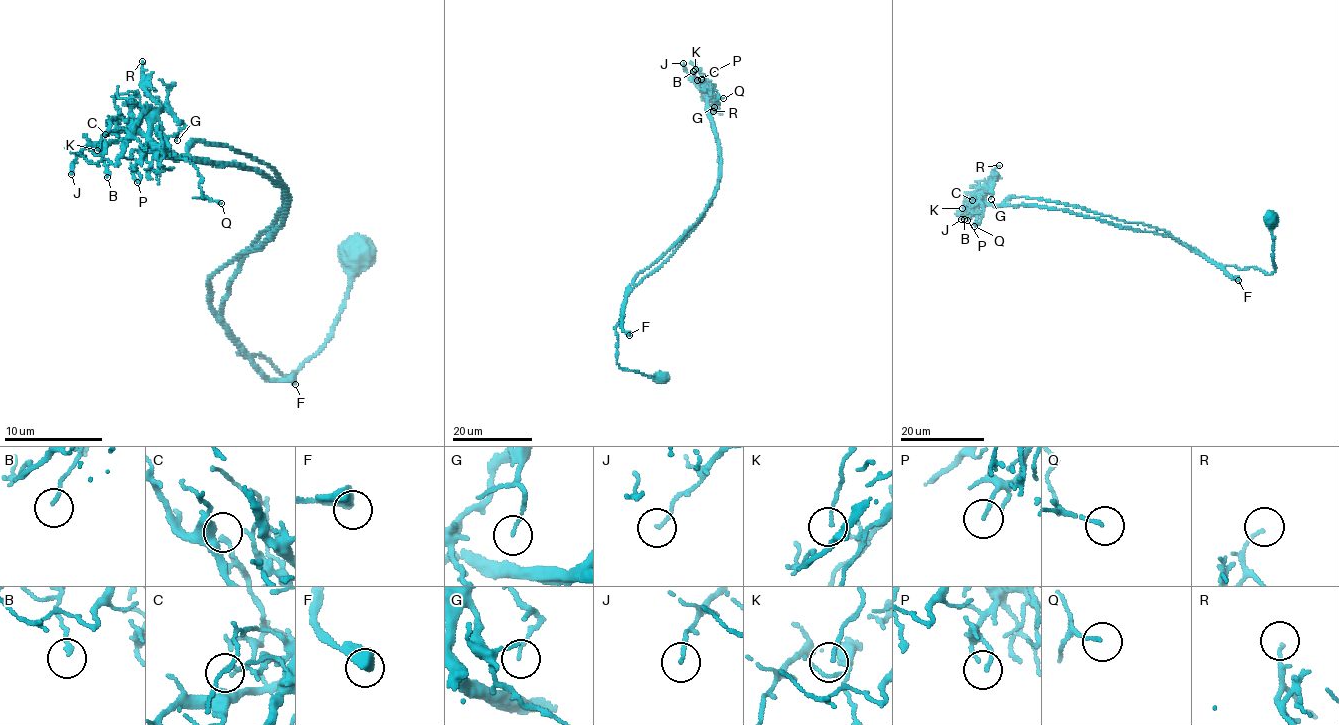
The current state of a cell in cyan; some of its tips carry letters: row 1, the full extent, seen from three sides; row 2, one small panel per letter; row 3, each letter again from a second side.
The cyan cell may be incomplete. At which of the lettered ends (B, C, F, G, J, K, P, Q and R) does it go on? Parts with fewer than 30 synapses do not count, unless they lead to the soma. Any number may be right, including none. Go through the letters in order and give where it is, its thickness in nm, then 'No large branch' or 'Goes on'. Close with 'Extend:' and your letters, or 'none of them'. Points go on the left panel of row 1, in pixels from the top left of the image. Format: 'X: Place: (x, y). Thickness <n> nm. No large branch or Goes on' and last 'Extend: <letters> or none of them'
B: Place: (107, 177). Thickness 130 nm. No large branch
C: Place: (105, 134). Thickness 160 nm. No large branch
F: Place: (295, 384). Thickness 550 nm. Goes on
G: Place: (177, 140). Thickness 100 nm. No large branch
J: Place: (71, 174). Thickness 110 nm. No large branch
K: Place: (97, 150). Thickness 80 nm. No large branch
P: Place: (137, 182). Thickness 110 nm. No large branch
Q: Place: (221, 203). Thickness 100 nm. No large branch
R: Place: (142, 61). Thickness 110 nm. No large branch
Extend: F

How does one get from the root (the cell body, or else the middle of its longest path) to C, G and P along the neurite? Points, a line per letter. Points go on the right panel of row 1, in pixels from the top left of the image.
C: (1270, 219), (1268, 274), (1221, 266), (1166, 231), (1077, 206), (1014, 197), (992, 205), (982, 192), (972, 200)
G: (1270, 219), (1268, 274), (1221, 266), (1166, 231), (1077, 206), (1014, 197), (988, 205), (990, 184), (991, 199)
P: (1270, 219), (1275, 267), (1268, 274), (1216, 264), (1146, 224), (1053, 201), (979, 203), (967, 220)

